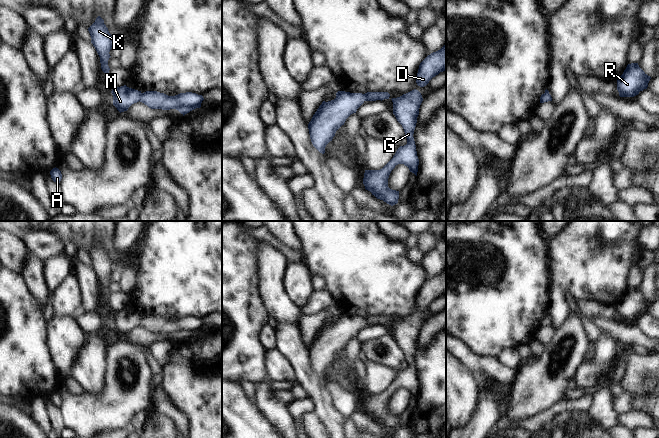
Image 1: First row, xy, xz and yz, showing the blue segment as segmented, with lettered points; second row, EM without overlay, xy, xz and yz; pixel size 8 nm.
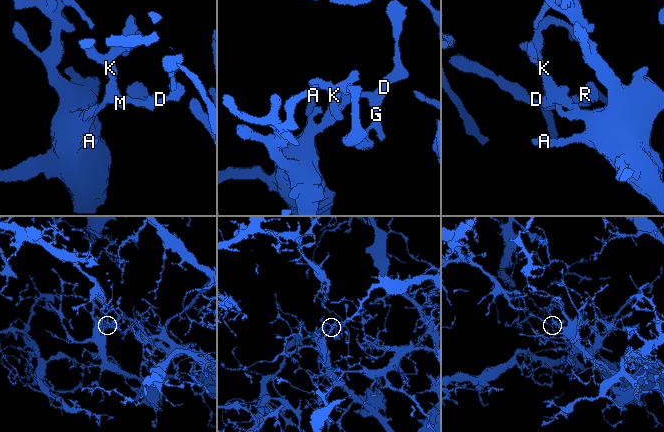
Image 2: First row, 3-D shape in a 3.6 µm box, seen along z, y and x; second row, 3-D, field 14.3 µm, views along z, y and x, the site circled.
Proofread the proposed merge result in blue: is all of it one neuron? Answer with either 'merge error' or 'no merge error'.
no merge error

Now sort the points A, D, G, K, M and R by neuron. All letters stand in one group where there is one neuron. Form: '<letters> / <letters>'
A D G K M R

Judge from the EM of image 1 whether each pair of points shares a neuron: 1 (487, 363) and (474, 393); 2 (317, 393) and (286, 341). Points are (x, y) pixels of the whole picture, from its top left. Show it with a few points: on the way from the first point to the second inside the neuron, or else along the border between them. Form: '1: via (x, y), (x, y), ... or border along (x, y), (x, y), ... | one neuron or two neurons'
1: border along (459, 359), (475, 376) | two neurons
2: via (309, 380), (304, 374), (297, 354) | one neuron

